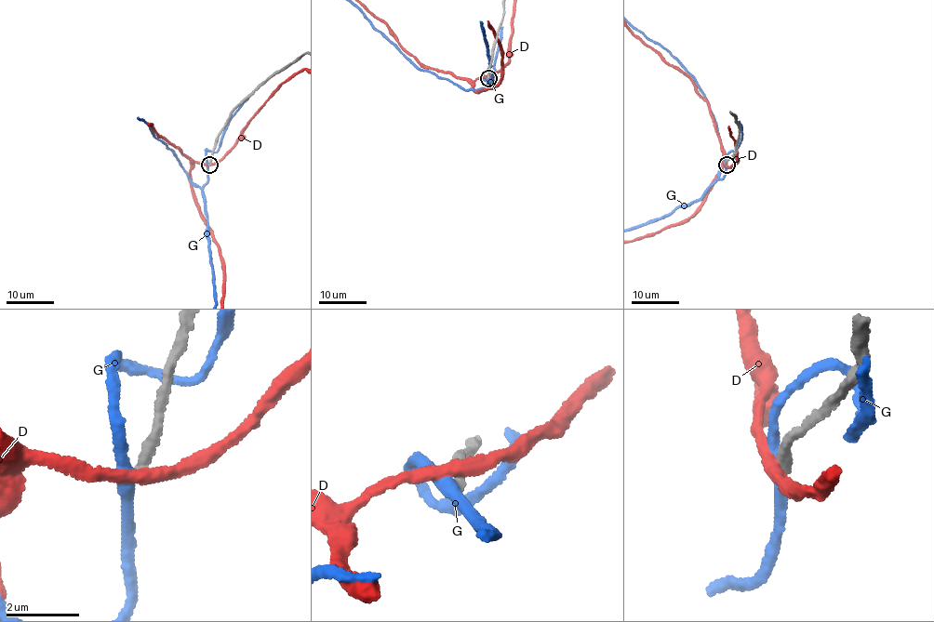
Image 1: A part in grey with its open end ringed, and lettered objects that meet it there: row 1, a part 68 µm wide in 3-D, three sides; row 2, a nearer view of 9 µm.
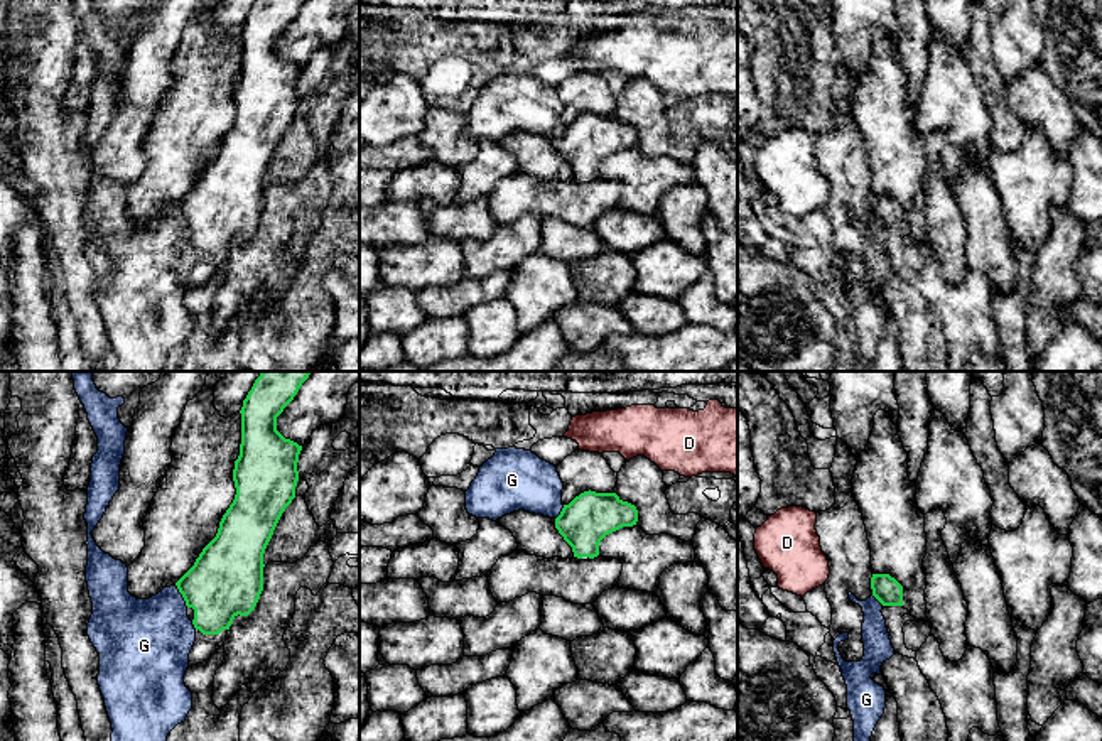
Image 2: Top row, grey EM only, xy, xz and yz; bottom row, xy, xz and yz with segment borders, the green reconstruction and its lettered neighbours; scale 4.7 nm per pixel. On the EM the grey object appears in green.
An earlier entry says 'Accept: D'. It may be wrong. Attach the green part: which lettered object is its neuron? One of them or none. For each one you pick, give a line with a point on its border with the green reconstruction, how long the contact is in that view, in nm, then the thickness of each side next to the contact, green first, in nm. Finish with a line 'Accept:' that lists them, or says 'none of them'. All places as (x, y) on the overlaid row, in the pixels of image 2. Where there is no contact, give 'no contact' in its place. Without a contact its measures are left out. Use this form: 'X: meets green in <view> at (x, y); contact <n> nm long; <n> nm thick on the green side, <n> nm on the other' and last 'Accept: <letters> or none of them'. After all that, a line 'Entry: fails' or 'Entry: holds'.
Accept: none of them
Entry: fails

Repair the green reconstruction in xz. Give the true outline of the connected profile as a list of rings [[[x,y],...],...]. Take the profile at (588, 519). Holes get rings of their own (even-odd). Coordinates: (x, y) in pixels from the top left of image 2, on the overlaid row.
[[[584,491],[564,505],[555,518],[555,528],[572,547],[574,557],[594,559],[599,555],[601,540],[638,522],[635,505],[623,501],[616,493]]]

